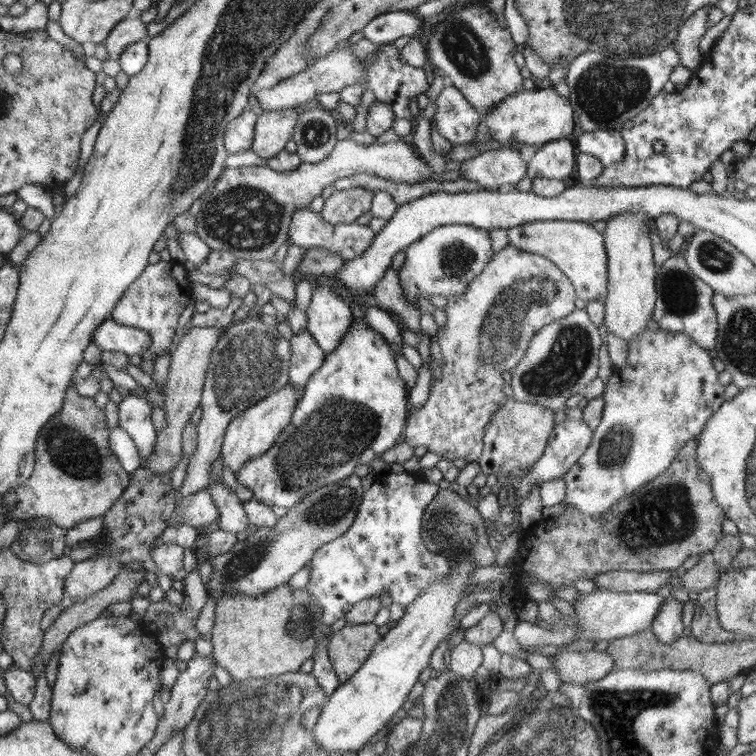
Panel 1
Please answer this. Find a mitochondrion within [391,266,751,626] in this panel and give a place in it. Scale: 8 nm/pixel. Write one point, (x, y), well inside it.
(666, 516)

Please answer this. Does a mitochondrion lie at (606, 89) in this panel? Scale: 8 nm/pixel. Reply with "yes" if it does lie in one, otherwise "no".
yes

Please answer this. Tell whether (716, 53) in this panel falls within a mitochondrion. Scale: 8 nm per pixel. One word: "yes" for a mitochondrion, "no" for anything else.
no

